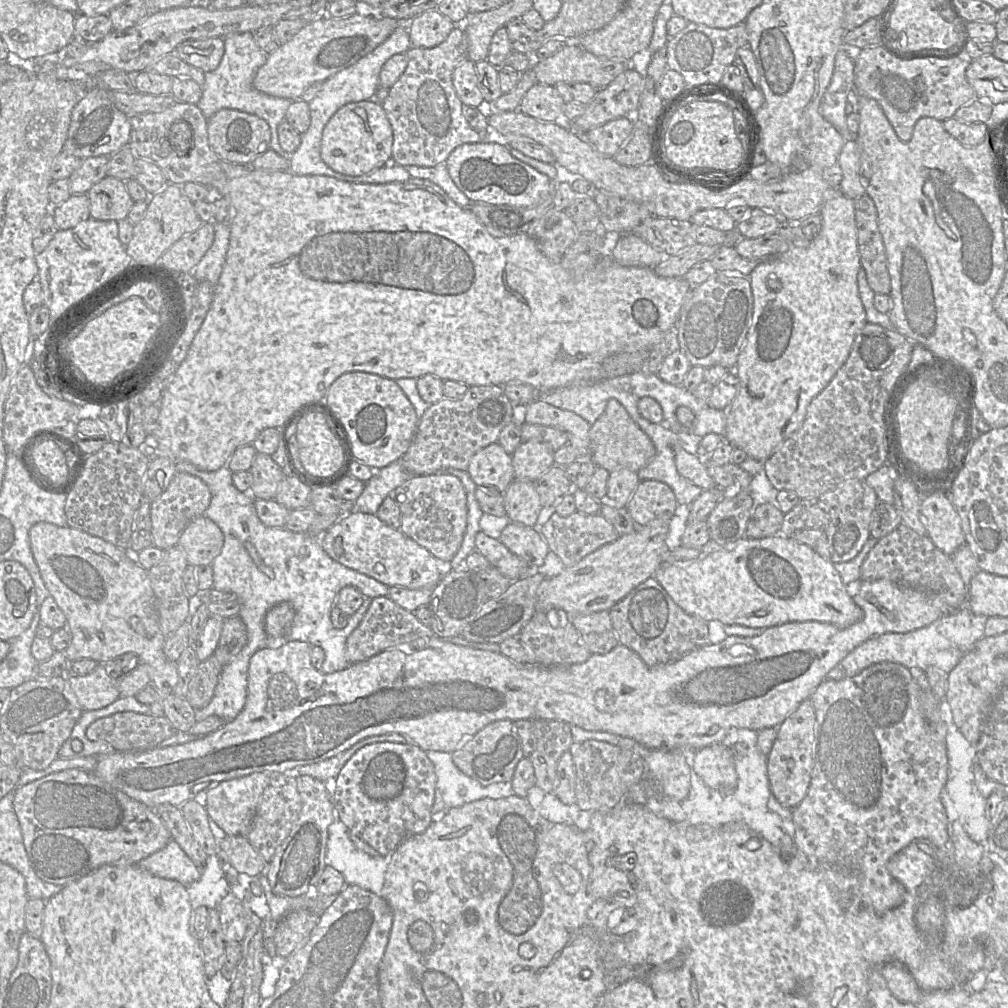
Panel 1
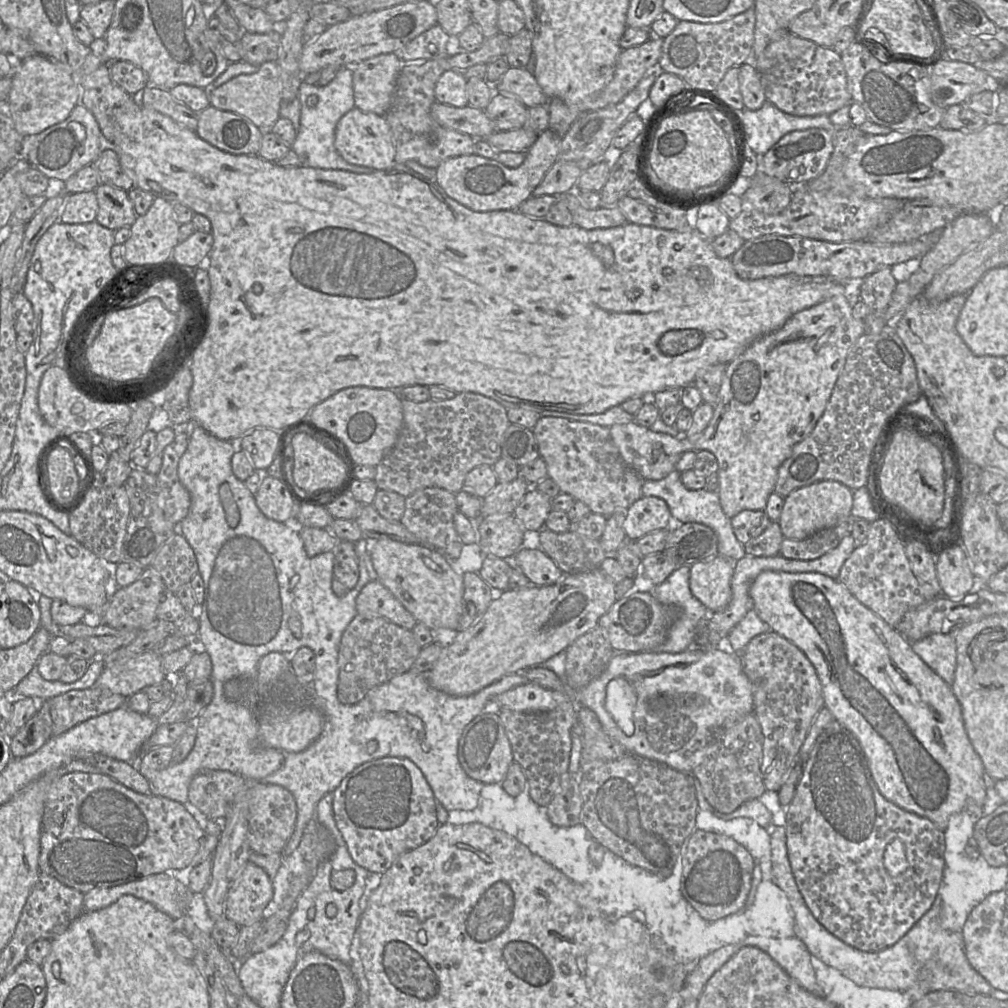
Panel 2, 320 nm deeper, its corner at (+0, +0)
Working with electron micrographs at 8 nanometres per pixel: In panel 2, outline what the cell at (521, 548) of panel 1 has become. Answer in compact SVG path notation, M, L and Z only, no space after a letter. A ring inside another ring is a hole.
M521 548L519 549L516 554L516 563L519 567L519 569L525 574L525 576L529 579L529 581L533 584L533 585L537 585L537 586L549 586L549 585L553 585L555 583L557 583L564 575L569 575L569 574L564 574L561 569L557 566L557 564L540 548Z

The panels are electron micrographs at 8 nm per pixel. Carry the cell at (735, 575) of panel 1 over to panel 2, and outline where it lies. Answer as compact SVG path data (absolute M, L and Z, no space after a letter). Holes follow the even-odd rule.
M764 571L752 583L749 594L753 604L752 609L755 610L763 622L769 625L770 631L778 633L793 643L806 655L814 666L821 683L824 706L831 712L837 722L852 732L858 739L867 759L872 777L883 797L904 810L931 820L943 831L950 817L955 813L969 811L973 814L982 814L982 807L986 799L987 776L982 760L973 748L965 730L961 706L951 686L913 651L910 641L859 602L840 581L820 573Z

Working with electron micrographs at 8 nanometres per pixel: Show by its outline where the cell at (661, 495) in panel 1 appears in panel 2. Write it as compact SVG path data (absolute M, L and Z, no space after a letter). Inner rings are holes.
M643 496L627 509L623 527L627 539L636 541L653 531L666 528L672 531L683 524L672 517L663 499Z

